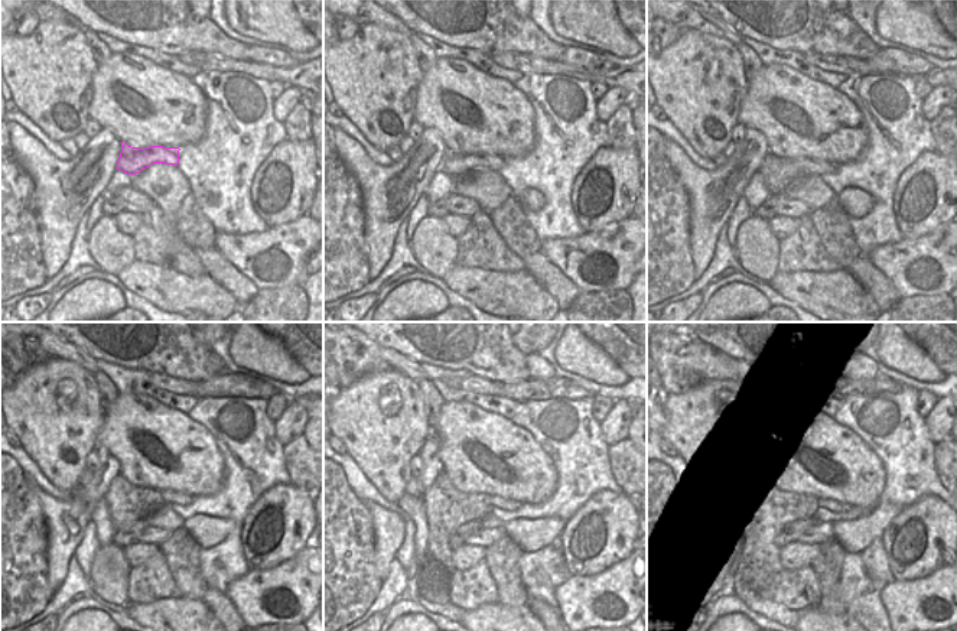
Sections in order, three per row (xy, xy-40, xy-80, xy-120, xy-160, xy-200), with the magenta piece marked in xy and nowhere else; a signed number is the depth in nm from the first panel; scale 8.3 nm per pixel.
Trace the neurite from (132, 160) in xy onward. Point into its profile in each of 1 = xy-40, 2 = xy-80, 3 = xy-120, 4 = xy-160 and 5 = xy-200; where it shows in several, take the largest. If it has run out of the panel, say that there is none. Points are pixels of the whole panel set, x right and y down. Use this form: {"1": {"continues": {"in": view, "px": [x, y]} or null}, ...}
{"1": {"continues": {"in": "xy-40", "px": [453, 163]}}, "2": {"continues": {"in": "xy-80", "px": [816, 166]}}, "3": {"continues": {"in": "xy-120", "px": [171, 497]}}, "4": {"continues": {"in": "xy-160", "px": [507, 504]}}, "5": {"continues": {"in": "xy-200", "px": [835, 506]}}}

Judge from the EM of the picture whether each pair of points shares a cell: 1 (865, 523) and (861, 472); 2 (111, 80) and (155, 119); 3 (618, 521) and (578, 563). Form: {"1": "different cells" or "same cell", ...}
{"1": "different cells", "2": "same cell", "3": "same cell"}

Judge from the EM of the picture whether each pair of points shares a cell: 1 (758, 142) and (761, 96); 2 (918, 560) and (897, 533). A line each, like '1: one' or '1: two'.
1: two
2: one

